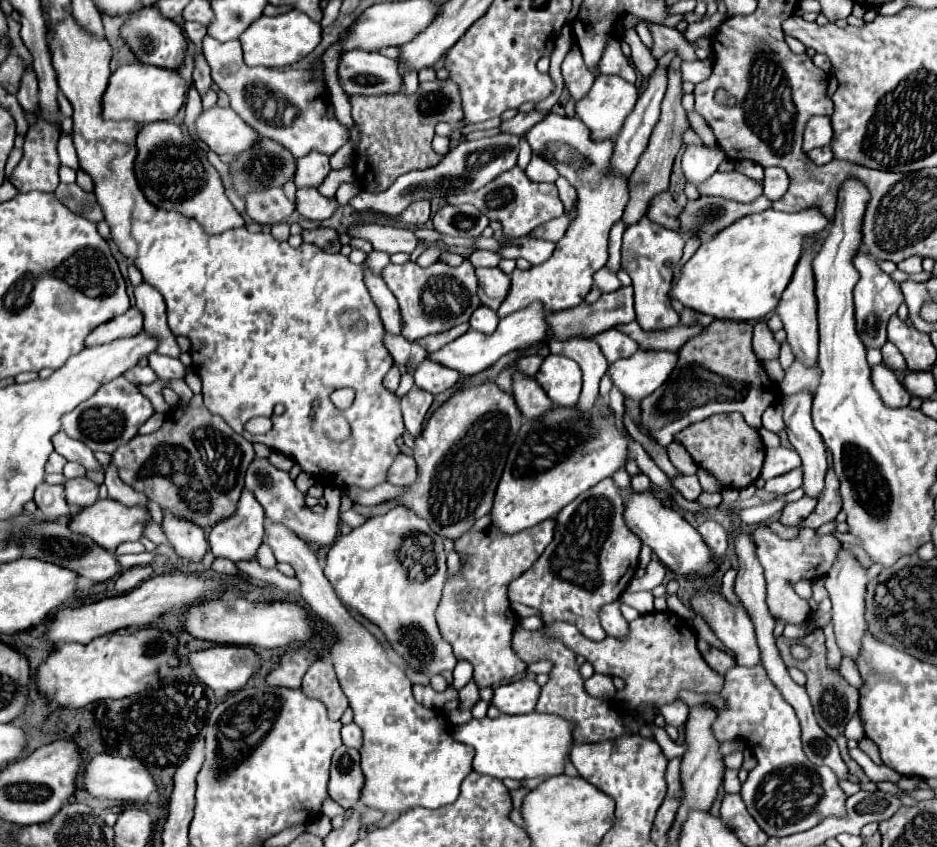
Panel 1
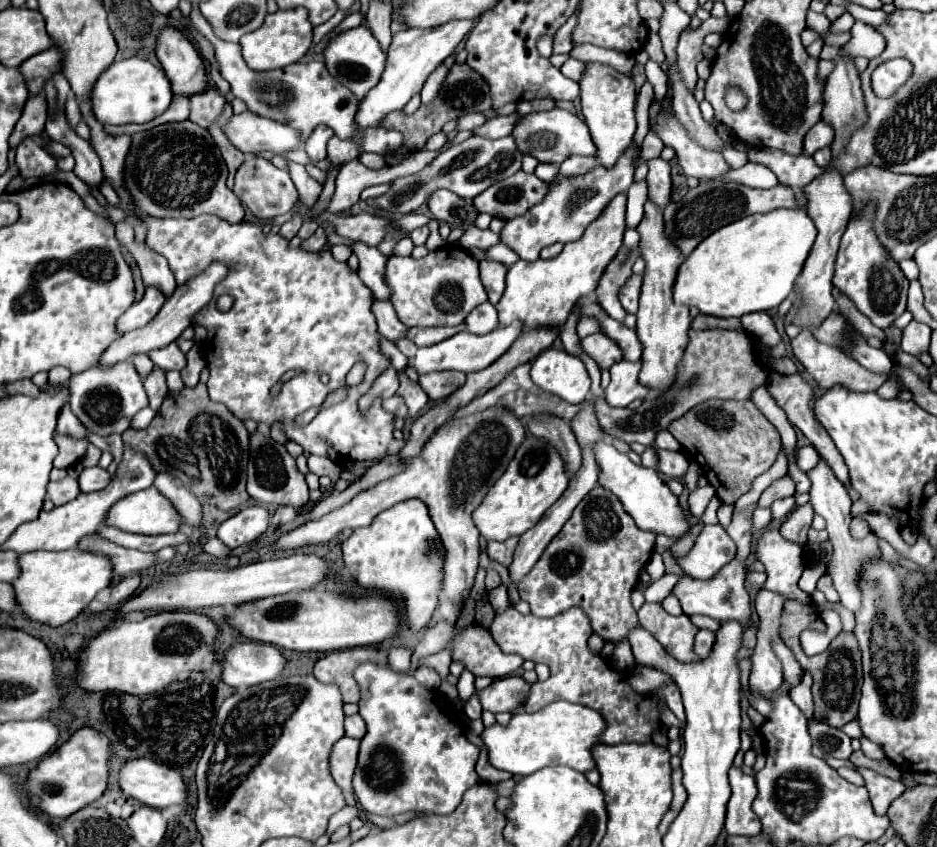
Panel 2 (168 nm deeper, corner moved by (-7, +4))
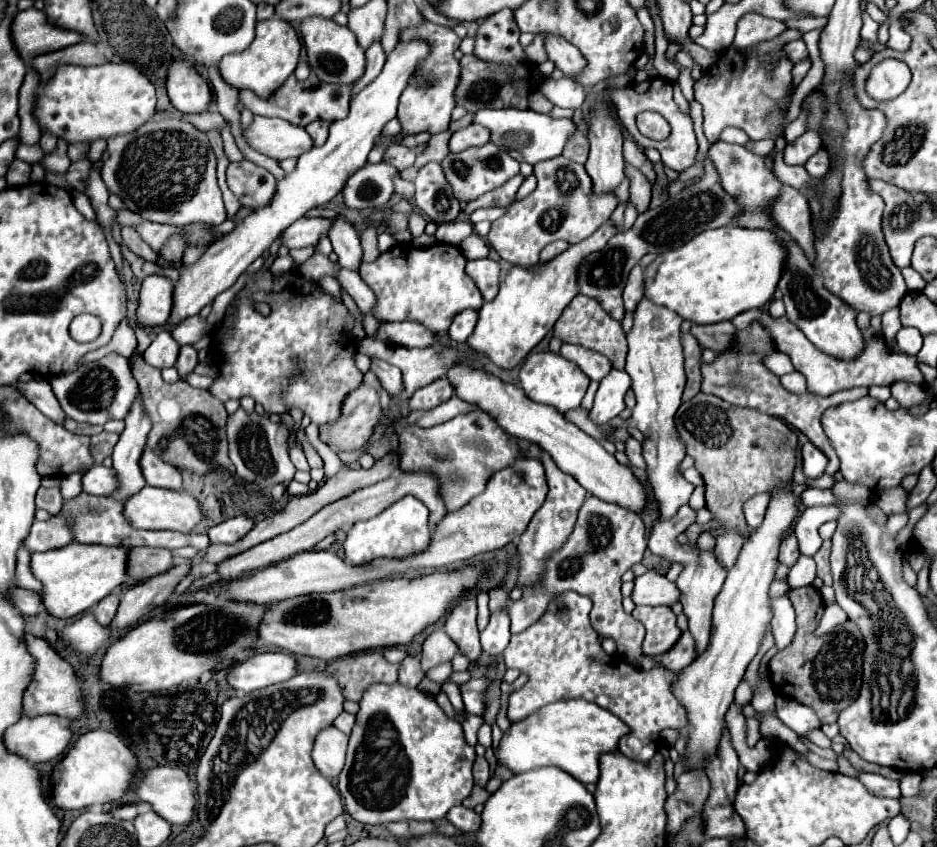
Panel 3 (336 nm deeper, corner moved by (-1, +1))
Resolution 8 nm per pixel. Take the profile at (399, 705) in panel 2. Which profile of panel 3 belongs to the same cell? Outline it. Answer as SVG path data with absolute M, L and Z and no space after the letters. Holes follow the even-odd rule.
M375 683L365 689L359 701L357 723L349 739L347 763L339 775L337 789L343 797L345 811L367 825L385 825L399 819L441 821L451 807L461 805L469 797L473 789L473 761L475 749L467 745L461 723L445 715L433 697L399 683Z

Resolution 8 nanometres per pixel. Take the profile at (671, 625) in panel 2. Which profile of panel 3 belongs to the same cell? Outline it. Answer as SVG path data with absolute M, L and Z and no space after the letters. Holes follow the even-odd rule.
M635 607L631 613L635 619L639 619L645 629L645 641L643 641L643 653L647 655L659 655L667 653L681 637L681 629L677 627L677 617L669 607Z

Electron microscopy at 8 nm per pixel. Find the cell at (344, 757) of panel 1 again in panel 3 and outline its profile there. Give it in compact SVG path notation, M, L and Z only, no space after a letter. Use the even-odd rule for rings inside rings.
M327 727L319 733L313 747L313 761L315 767L327 777L335 779L343 771L345 765L345 749L347 749L347 735L335 727Z

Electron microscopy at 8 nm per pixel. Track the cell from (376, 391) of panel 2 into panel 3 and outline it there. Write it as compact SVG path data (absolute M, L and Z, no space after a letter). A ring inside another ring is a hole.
M367 371L365 377L363 377L363 383L361 383L355 391L351 391L351 393L345 397L343 415L341 415L335 423L323 425L319 437L321 437L329 447L333 447L333 449L337 449L337 451L355 451L355 449L363 447L363 445L369 441L369 437L371 437L375 425L377 425L379 419L381 419L379 391L381 391L379 379L375 379L375 373Z

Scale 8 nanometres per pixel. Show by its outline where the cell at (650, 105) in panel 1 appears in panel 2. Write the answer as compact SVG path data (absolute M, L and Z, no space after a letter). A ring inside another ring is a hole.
M633 146L621 156L621 162L613 170L605 170L603 166L595 166L589 174L583 176L561 176L557 174L555 180L549 184L549 192L543 198L543 202L531 206L523 216L505 220L503 230L499 232L499 240L509 246L519 258L523 260L537 260L541 248L553 244L553 242L573 242L579 240L585 232L585 228L597 220L607 204L621 192L627 192L629 186L633 184L633 160L637 152Z

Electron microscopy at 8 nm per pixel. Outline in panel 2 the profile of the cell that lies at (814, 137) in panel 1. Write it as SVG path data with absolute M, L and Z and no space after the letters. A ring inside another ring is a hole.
M817 122L803 140L803 152L807 156L813 156L817 150L829 146L833 142L833 128L825 126L825 122Z

